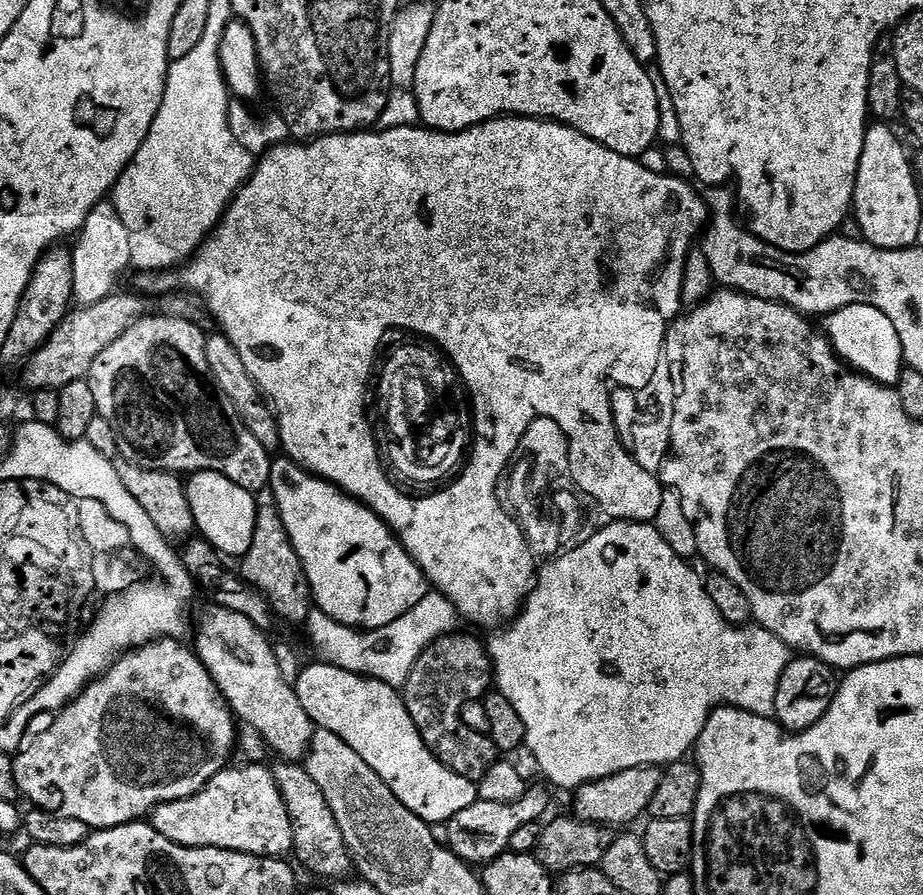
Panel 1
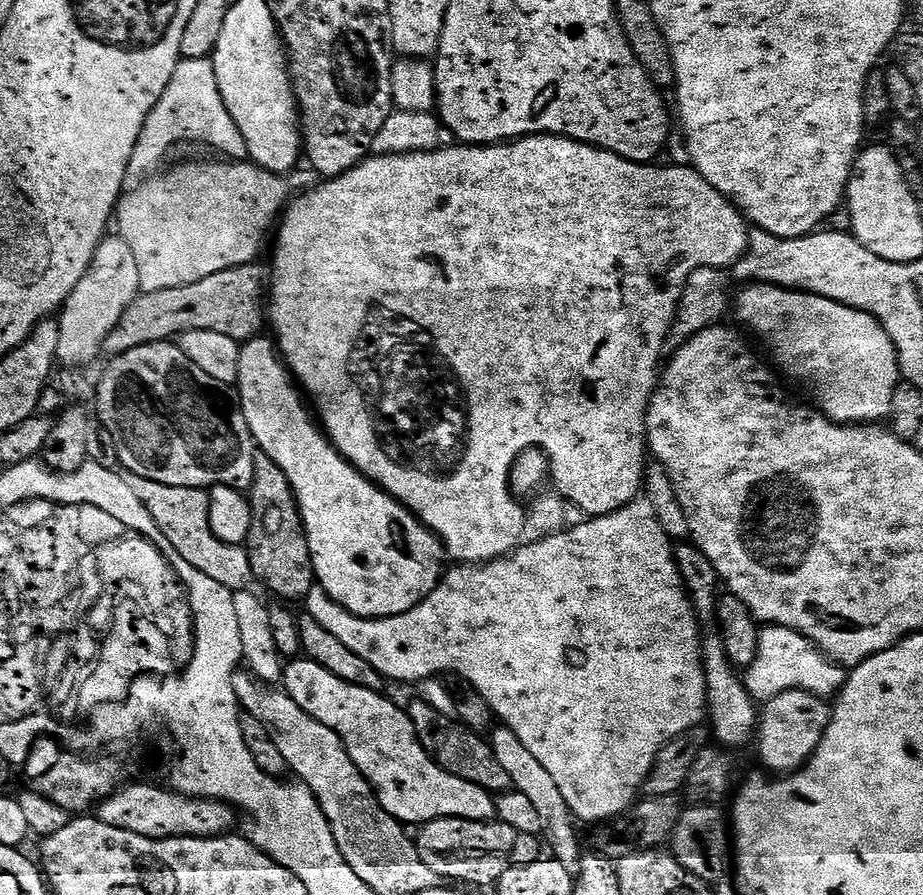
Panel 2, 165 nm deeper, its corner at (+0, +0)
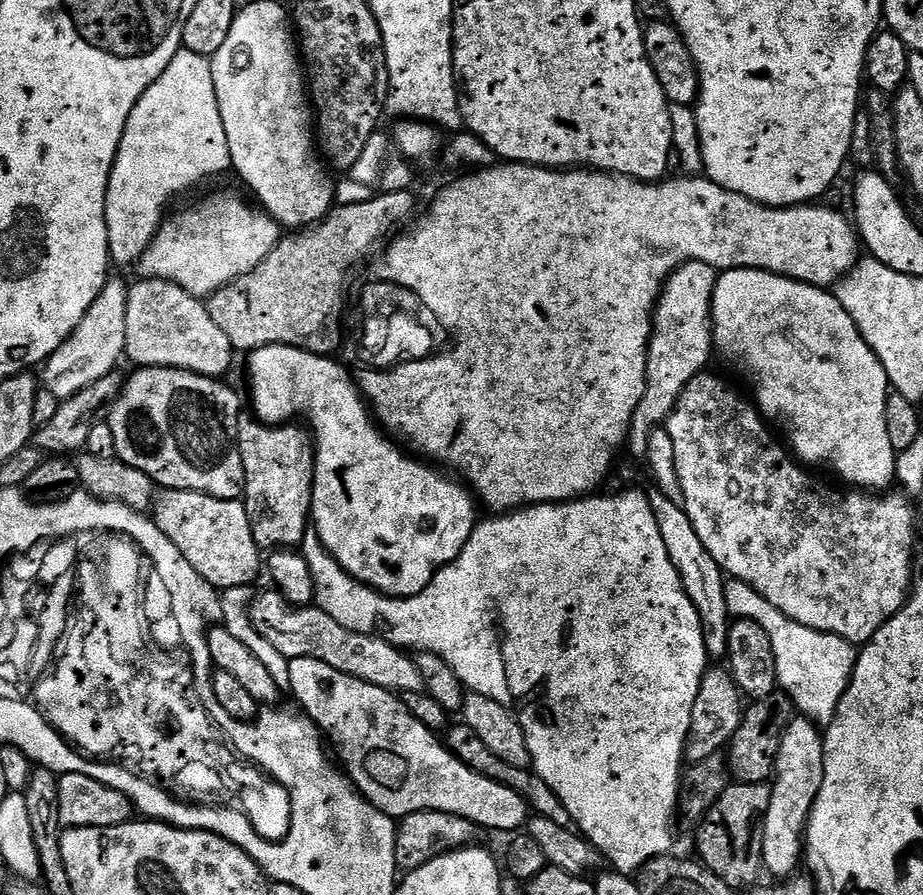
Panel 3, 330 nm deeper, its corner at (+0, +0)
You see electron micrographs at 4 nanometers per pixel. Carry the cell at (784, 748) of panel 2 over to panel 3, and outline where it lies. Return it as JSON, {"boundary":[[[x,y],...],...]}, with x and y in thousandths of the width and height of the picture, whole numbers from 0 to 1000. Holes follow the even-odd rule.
{"boundary":[[[860,802],[856,807],[856,811],[852,811],[852,820],[847,820],[847,834],[845,834],[843,838],[843,847],[841,848],[840,851],[840,860],[837,863],[837,872],[835,875],[836,883],[835,883],[834,901],[831,902],[831,907],[828,911],[828,917],[824,921],[824,928],[823,928],[823,937],[827,941],[828,970],[831,975],[833,973],[836,978],[839,978],[836,980],[839,981],[855,980],[865,972],[862,970],[866,963],[868,966],[871,956],[871,937],[873,934],[876,909],[880,907],[881,898],[885,894],[886,885],[891,880],[891,873],[893,869],[894,869],[893,825],[889,815],[885,813],[884,810],[881,809],[880,806],[874,802]]]}

